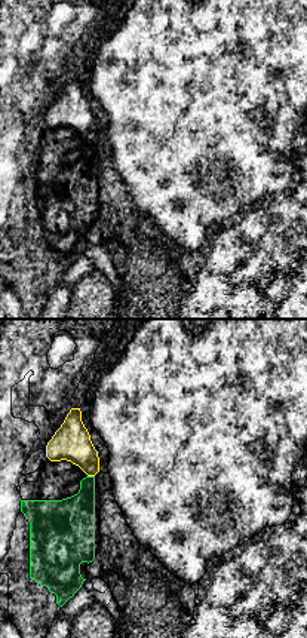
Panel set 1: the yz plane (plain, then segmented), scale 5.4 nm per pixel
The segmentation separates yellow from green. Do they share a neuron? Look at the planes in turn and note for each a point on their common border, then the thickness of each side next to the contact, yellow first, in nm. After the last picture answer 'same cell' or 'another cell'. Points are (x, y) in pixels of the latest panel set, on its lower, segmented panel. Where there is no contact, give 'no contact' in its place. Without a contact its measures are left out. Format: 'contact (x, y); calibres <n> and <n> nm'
contact (91, 475); calibres 200 and 220 nm

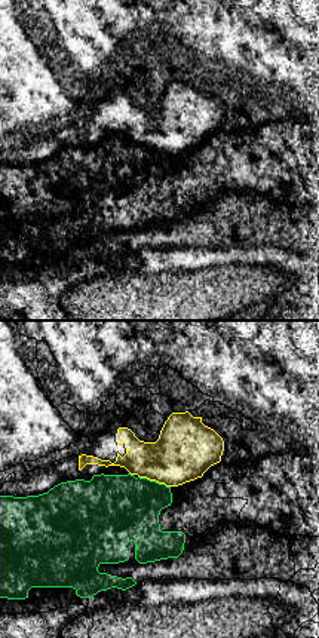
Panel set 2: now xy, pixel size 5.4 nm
contact (155, 479); calibres 320 and 360 nm

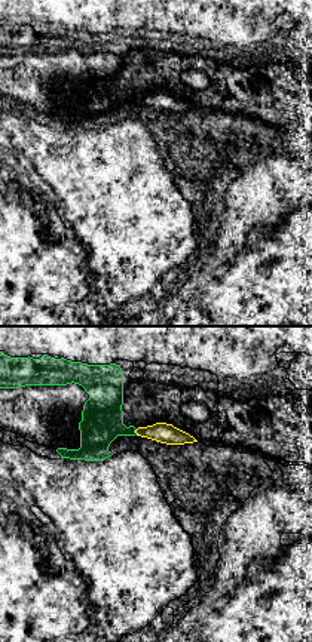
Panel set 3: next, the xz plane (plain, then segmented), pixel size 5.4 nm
contact (135, 432); calibres 110 and 220 nm

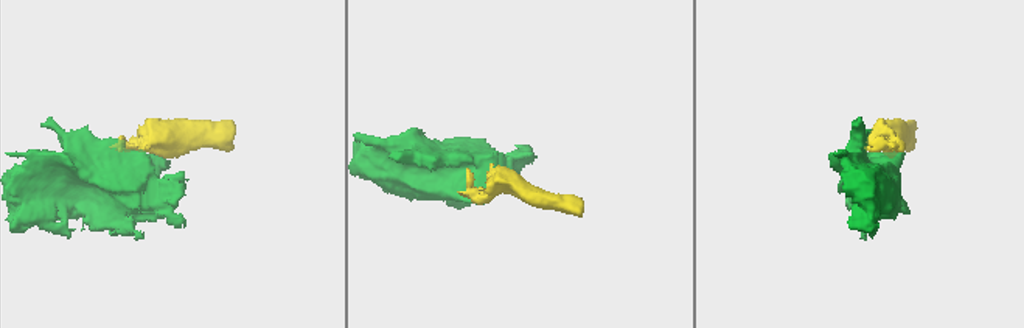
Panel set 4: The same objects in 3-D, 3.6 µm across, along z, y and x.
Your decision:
another cell

